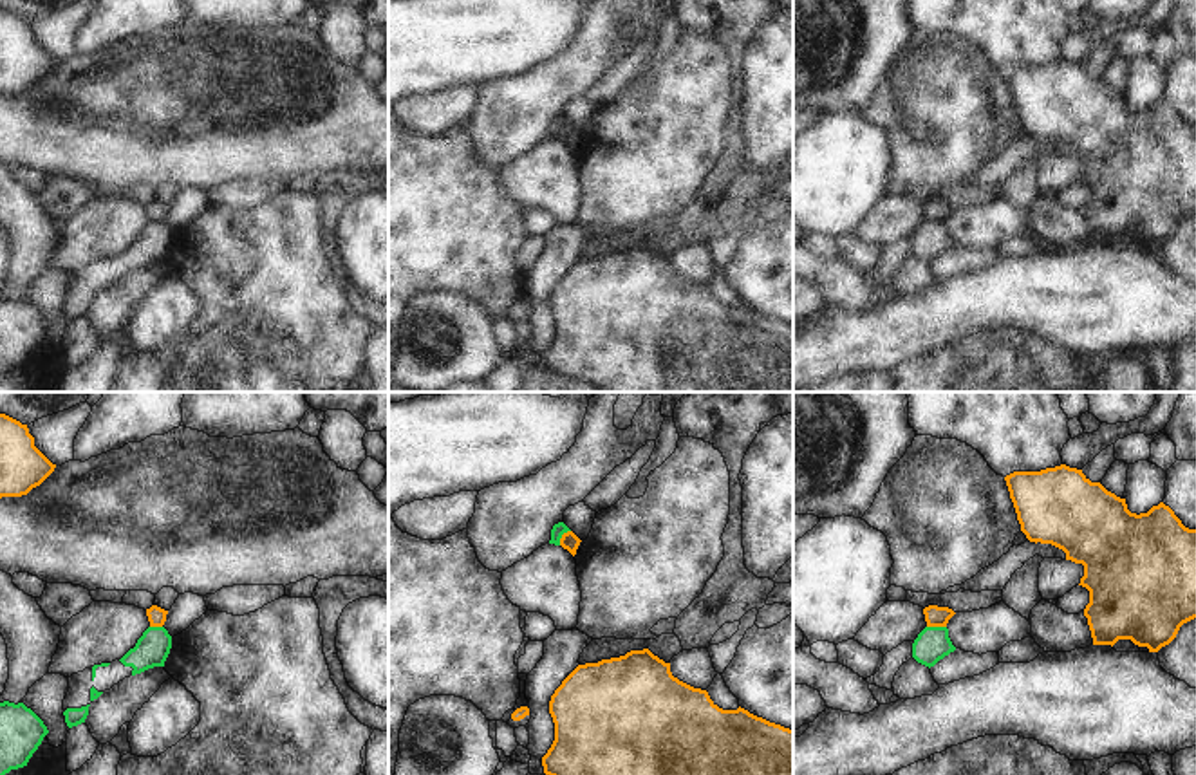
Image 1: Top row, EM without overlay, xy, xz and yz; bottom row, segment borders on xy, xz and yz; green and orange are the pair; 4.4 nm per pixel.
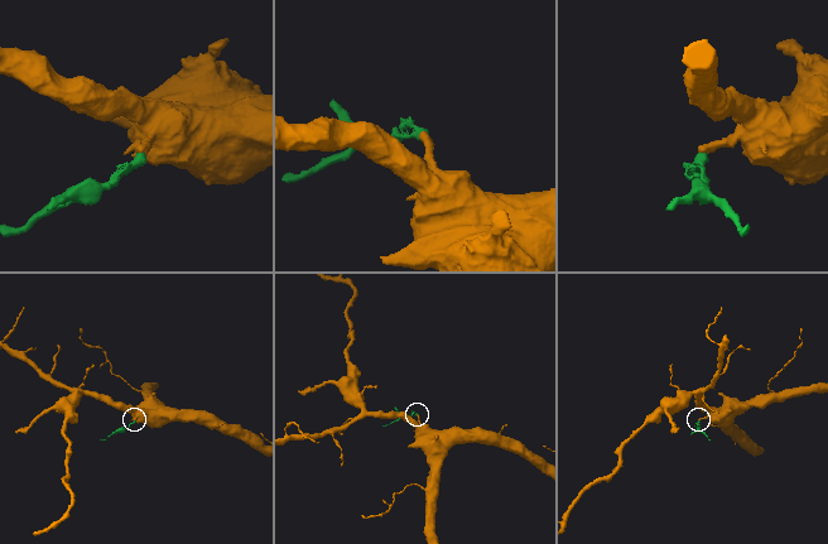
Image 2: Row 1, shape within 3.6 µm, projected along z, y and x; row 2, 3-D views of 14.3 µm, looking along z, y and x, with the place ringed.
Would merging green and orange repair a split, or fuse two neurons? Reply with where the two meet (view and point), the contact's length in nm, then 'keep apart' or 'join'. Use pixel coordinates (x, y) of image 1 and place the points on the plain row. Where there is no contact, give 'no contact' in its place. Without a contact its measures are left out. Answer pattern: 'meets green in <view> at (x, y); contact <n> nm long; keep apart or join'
meets green in yz at (936, 223); contact 90 nm long; keep apart

